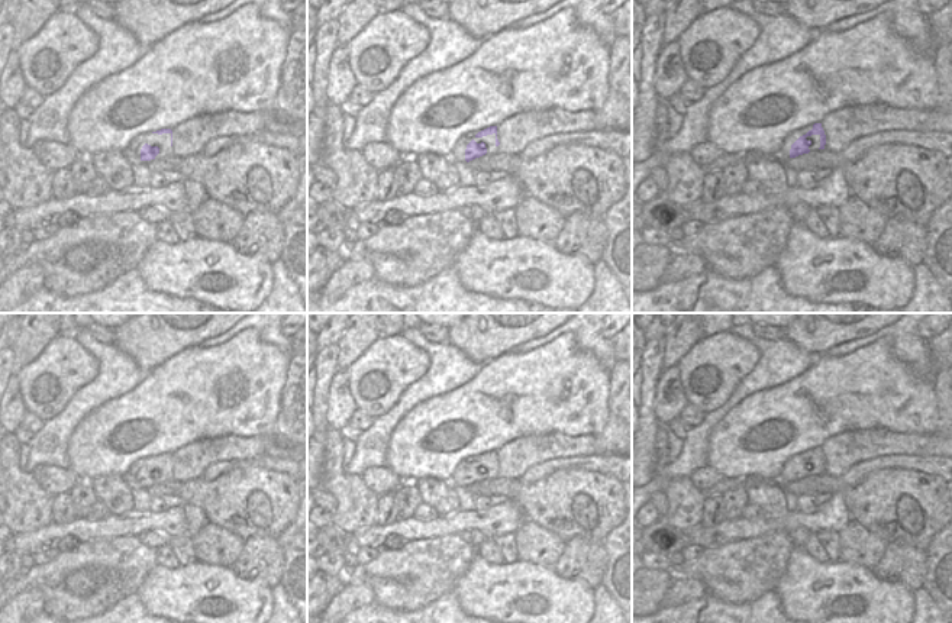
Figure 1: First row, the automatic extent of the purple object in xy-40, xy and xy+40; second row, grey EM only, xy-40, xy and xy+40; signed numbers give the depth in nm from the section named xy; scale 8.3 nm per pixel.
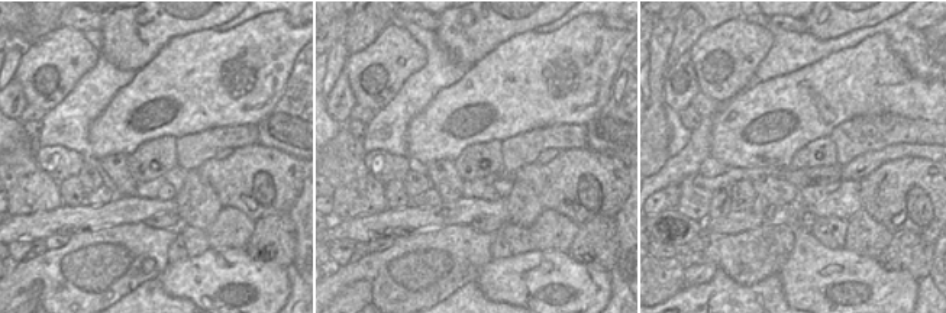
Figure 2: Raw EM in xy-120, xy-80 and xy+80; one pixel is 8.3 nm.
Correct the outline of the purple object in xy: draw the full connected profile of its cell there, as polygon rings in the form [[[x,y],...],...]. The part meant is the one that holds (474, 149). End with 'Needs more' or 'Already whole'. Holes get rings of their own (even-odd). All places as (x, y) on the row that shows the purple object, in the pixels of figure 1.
[[[490,126],[484,130],[462,135],[454,148],[451,158],[455,164],[468,164],[483,155],[497,154],[498,145],[497,126]]]. Needs more

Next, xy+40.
[[[822,123],[806,126],[787,135],[781,143],[778,159],[796,158],[803,154],[819,152],[824,149],[826,135]]]. Needs more

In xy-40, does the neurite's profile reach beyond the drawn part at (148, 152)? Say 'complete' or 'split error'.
split error

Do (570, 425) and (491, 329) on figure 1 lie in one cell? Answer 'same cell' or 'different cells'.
different cells

